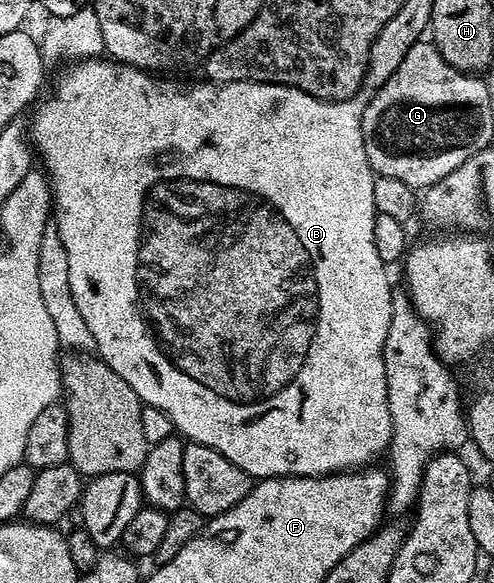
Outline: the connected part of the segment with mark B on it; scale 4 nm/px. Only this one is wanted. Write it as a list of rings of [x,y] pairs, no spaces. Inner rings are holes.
[[[98,56],[98,57],[93,57],[93,58],[84,58],[84,59],[82,59],[82,60],[80,60],[80,61],[72,61],[72,62],[71,62],[71,63],[70,63],[70,65],[68,65],[68,66],[67,66],[67,67],[66,67],[66,68],[68,68],[68,70],[63,70],[63,71],[61,71],[61,72],[60,72],[60,74],[59,74],[59,79],[57,79],[57,80],[56,80],[56,82],[55,82],[55,87],[53,87],[53,88],[52,88],[52,90],[51,90],[51,95],[49,95],[49,96],[48,96],[48,98],[47,98],[47,99],[45,99],[45,98],[46,98],[46,97],[44,97],[44,98],[43,98],[43,99],[42,99],[42,101],[40,101],[40,102],[39,102],[39,103],[38,103],[38,105],[36,105],[36,106],[35,106],[35,107],[34,107],[34,110],[35,110],[35,109],[36,109],[36,110],[35,110],[35,115],[33,115],[33,116],[32,116],[32,118],[31,118],[31,120],[30,120],[30,119],[29,119],[29,138],[30,138],[30,141],[31,141],[31,142],[32,142],[32,143],[33,143],[33,146],[34,146],[34,149],[35,149],[35,150],[36,150],[36,151],[37,151],[37,154],[38,154],[38,150],[37,150],[37,149],[39,149],[39,154],[40,154],[40,156],[41,156],[41,157],[43,157],[43,163],[41,163],[41,166],[42,166],[42,169],[43,169],[43,170],[44,170],[44,171],[45,171],[45,173],[46,173],[46,176],[47,176],[47,180],[48,180],[48,182],[50,182],[50,184],[51,184],[51,197],[52,197],[52,199],[53,199],[53,217],[54,217],[54,218],[55,218],[55,220],[56,220],[56,222],[57,222],[57,232],[59,232],[59,233],[60,233],[60,238],[61,238],[61,243],[63,243],[63,245],[64,245],[64,246],[65,246],[65,253],[66,253],[66,255],[67,255],[67,256],[68,256],[68,262],[69,262],[69,292],[71,292],[71,293],[72,293],[72,296],[73,296],[73,301],[74,301],[74,303],[75,303],[75,304],[76,304],[76,306],[77,306],[77,310],[78,310],[78,312],[81,312],[81,317],[82,317],[82,319],[83,319],[83,320],[85,320],[85,325],[86,325],[86,327],[88,327],[88,328],[89,328],[89,331],[90,331],[90,332],[92,332],[92,334],[93,334],[93,340],[95,340],[95,341],[96,341],[96,351],[97,351],[97,354],[98,354],[98,357],[100,357],[100,358],[102,358],[102,359],[103,359],[103,361],[105,361],[105,362],[107,362],[107,363],[108,363],[108,364],[109,364],[109,368],[113,368],[113,372],[117,372],[117,376],[121,376],[121,380],[125,380],[125,384],[129,384],[129,388],[133,388],[133,392],[137,392],[137,396],[138,396],[138,397],[139,397],[139,400],[140,400],[140,402],[142,402],[142,403],[144,403],[144,404],[146,404],[146,405],[149,405],[149,406],[152,406],[152,407],[153,407],[153,408],[161,408],[161,412],[165,412],[165,413],[166,413],[166,414],[167,414],[167,415],[168,415],[168,416],[169,416],[169,420],[170,420],[170,421],[171,421],[171,425],[172,425],[172,427],[174,427],[174,429],[175,429],[175,430],[176,430],[176,431],[178,431],[178,433],[179,433],[179,434],[180,434],[180,435],[182,435],[182,437],[183,437],[183,438],[184,438],[184,439],[187,439],[187,440],[190,440],[190,441],[193,441],[193,442],[200,442],[200,443],[201,443],[201,444],[205,444],[205,445],[206,445],[206,446],[208,446],[208,447],[209,447],[209,448],[213,448],[213,449],[214,449],[214,450],[216,450],[216,451],[217,451],[217,452],[221,452],[221,456],[225,456],[225,457],[226,457],[226,458],[228,458],[228,459],[229,459],[229,460],[233,460],[233,464],[237,464],[237,468],[241,468],[241,469],[242,469],[242,470],[243,470],[243,471],[245,471],[245,473],[247,473],[247,475],[249,475],[249,477],[251,477],[251,479],[252,479],[252,480],[262,480],[262,479],[264,479],[264,478],[318,478],[318,477],[320,477],[320,476],[326,476],[326,475],[329,475],[329,474],[338,474],[338,473],[340,473],[340,472],[350,472],[350,471],[352,471],[352,470],[354,470],[354,469],[356,469],[356,468],[363,468],[363,467],[366,467],[366,466],[367,466],[367,465],[368,465],[368,464],[371,464],[371,463],[374,463],[374,462],[371,462],[371,461],[373,461],[373,460],[374,460],[374,458],[379,458],[379,457],[381,457],[381,456],[382,456],[382,454],[383,454],[383,457],[384,457],[384,455],[386,455],[386,454],[387,454],[387,453],[388,453],[388,450],[389,450],[389,447],[390,447],[390,444],[391,444],[391,435],[392,435],[392,432],[391,432],[391,413],[390,413],[390,412],[389,412],[389,400],[388,400],[388,399],[387,399],[387,381],[386,381],[386,380],[385,380],[385,360],[384,360],[384,359],[383,359],[383,349],[384,349],[384,348],[385,348],[385,338],[386,338],[386,337],[387,337],[387,336],[389,336],[389,324],[390,324],[390,323],[391,323],[391,296],[392,296],[392,293],[393,293],[393,287],[391,287],[391,282],[390,282],[390,280],[389,280],[389,279],[387,279],[387,270],[388,270],[388,267],[387,267],[387,266],[386,266],[386,265],[385,265],[385,263],[383,263],[383,261],[382,261],[382,260],[381,260],[381,256],[377,256],[377,247],[375,247],[375,246],[374,246],[374,244],[373,244],[373,220],[374,220],[374,219],[375,219],[375,216],[376,216],[376,212],[375,212],[375,205],[374,205],[374,204],[373,204],[373,180],[374,180],[374,179],[375,179],[375,177],[376,177],[376,176],[377,176],[377,175],[376,175],[376,173],[375,173],[375,171],[374,171],[374,170],[372,170],[372,169],[371,169],[371,165],[370,165],[370,164],[369,164],[369,156],[365,156],[365,140],[364,140],[364,139],[363,139],[363,113],[364,113],[364,112],[365,112],[365,108],[366,108],[366,107],[367,107],[367,106],[368,106],[368,104],[370,104],[370,103],[371,103],[371,94],[370,94],[370,93],[367,93],[367,92],[360,92],[360,93],[358,93],[358,94],[355,94],[355,95],[354,95],[354,96],[352,96],[352,97],[351,97],[351,98],[346,98],[346,99],[345,99],[345,100],[341,100],[341,101],[340,101],[340,102],[326,102],[326,101],[325,101],[325,100],[321,100],[321,99],[320,99],[320,98],[314,98],[314,97],[313,97],[313,96],[309,96],[309,95],[308,95],[308,94],[306,94],[306,93],[305,93],[305,92],[301,92],[301,91],[300,91],[300,90],[298,90],[298,89],[297,89],[297,88],[293,88],[293,87],[292,87],[292,86],[278,86],[278,85],[277,85],[277,84],[273,84],[273,83],[272,83],[272,82],[209,82],[209,81],[206,81],[206,80],[200,80],[200,82],[170,82],[170,80],[169,80],[169,79],[167,79],[167,78],[170,78],[170,77],[167,77],[167,76],[156,76],[156,75],[155,75],[155,74],[154,74],[154,73],[151,73],[151,72],[148,72],[148,71],[145,71],[145,70],[138,70],[138,68],[137,68],[137,67],[136,67],[136,66],[127,66],[127,65],[125,65],[125,64],[124,64],[124,63],[123,63],[123,62],[116,62],[116,61],[114,61],[114,60],[112,60],[112,59],[111,59],[111,58],[110,58],[110,57],[107,57],[107,56]]]

